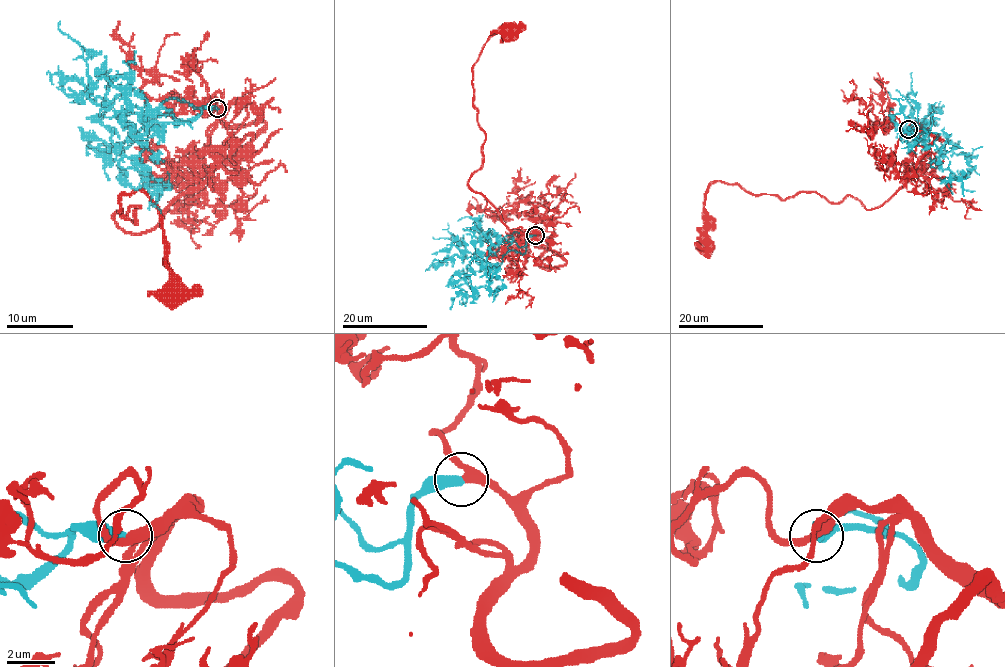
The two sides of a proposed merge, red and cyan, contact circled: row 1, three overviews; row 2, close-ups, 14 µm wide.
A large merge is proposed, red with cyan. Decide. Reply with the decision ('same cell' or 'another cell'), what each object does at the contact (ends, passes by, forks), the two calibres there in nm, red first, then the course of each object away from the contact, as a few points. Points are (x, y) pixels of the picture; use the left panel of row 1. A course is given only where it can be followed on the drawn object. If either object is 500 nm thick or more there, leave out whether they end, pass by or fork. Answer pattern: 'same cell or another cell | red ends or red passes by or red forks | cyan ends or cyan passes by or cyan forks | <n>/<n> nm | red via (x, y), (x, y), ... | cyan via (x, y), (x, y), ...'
same cell | red passes by | cyan ends | 320/440 nm | red via (217, 109), (237, 101), (199, 185), (152, 228), (113, 216), (134, 223), (119, 210), (141, 190), (174, 291) | cyan via (217, 109), (131, 135), (128, 102), (88, 97), (90, 54), (58, 28), (60, 21)

